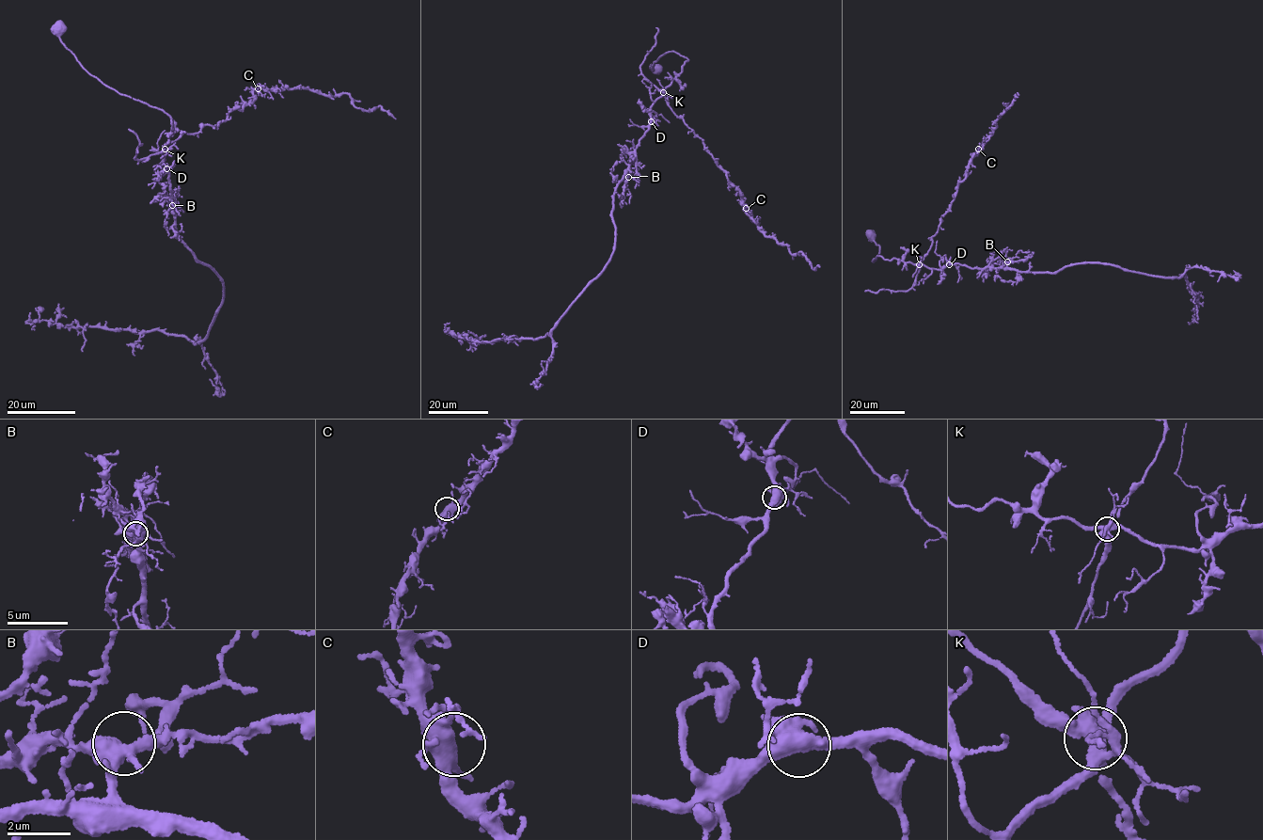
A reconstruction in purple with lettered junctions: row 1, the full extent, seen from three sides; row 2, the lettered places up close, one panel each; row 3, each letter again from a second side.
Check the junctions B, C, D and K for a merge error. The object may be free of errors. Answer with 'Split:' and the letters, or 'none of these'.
Split: K

